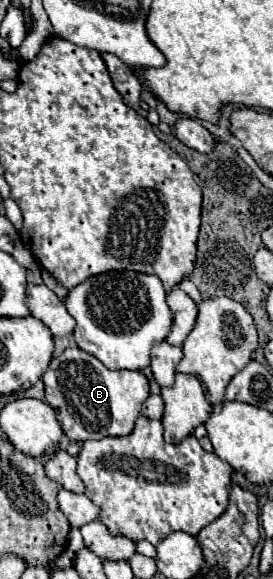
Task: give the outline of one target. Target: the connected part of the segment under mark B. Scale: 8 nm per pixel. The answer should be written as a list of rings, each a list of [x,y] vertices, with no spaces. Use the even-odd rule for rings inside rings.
[[[78,347],[54,357],[42,381],[46,387],[46,403],[56,411],[56,419],[70,441],[130,435],[148,399],[148,379],[142,371],[110,371],[96,357]]]

